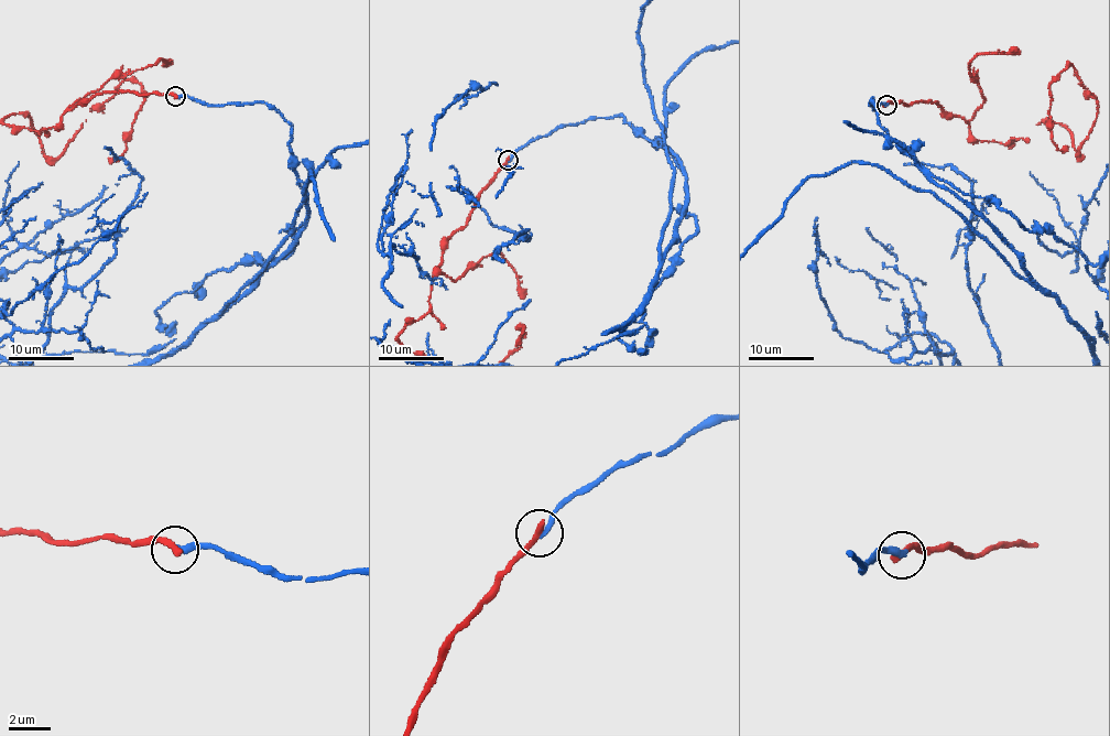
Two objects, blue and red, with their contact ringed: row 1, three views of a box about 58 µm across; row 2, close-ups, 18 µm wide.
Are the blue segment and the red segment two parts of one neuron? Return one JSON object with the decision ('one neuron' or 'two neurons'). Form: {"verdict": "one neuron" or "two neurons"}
{"verdict": "two neurons"}

